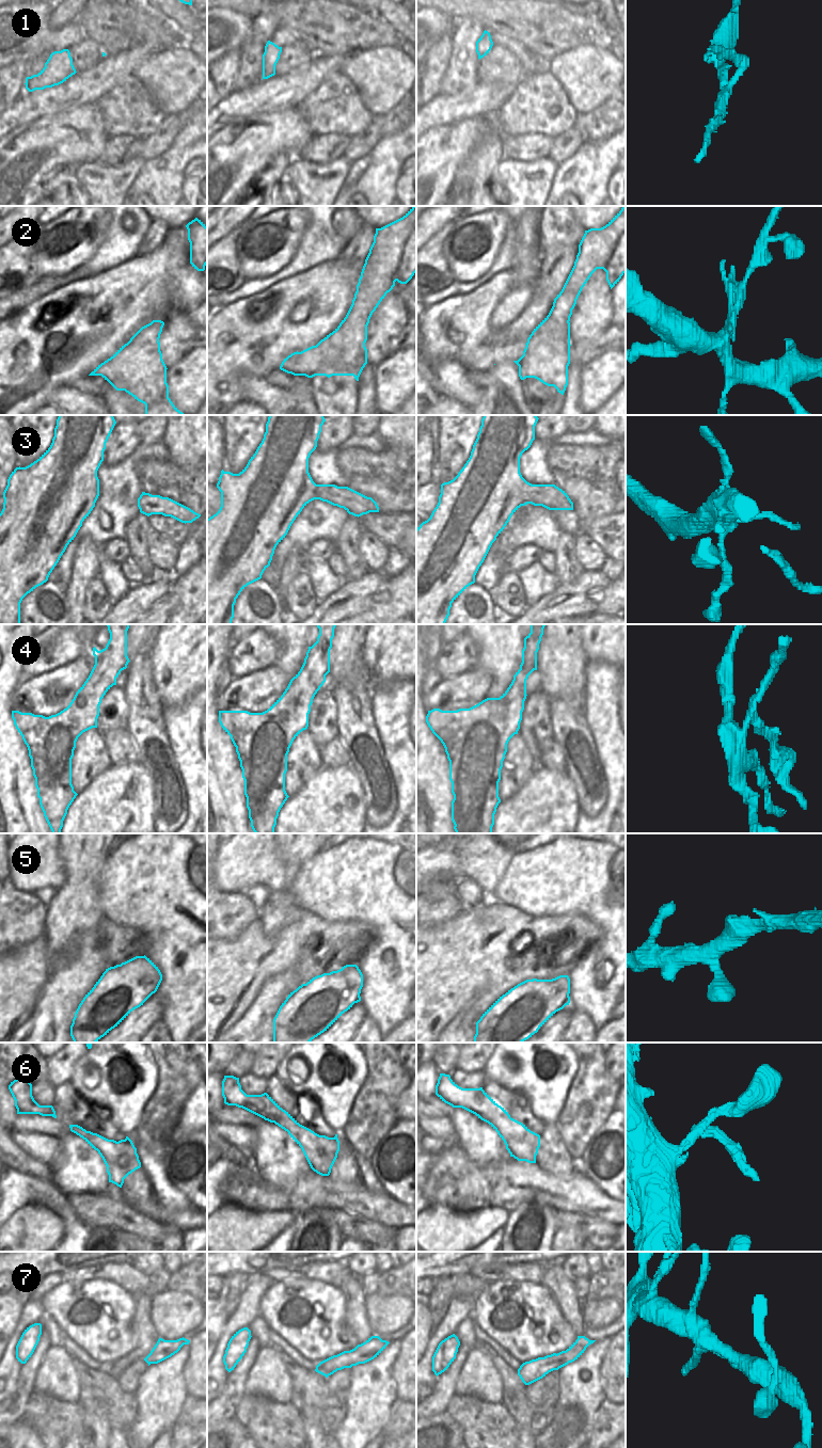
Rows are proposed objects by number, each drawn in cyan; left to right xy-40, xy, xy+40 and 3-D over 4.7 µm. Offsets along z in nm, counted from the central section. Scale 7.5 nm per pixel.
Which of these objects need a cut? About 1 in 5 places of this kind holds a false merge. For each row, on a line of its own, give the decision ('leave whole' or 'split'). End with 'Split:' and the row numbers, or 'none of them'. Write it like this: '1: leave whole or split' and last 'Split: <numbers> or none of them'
1: leave whole
2: split
3: leave whole
4: split
5: leave whole
6: leave whole
7: split
Split: 2, 4, 7

